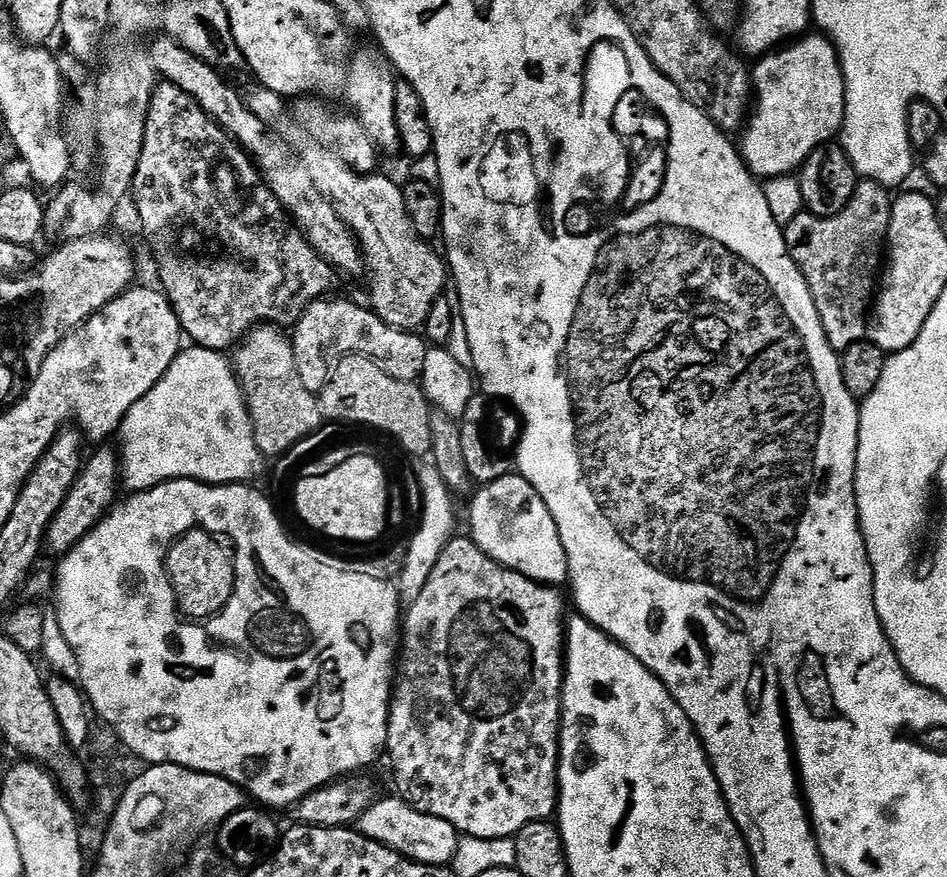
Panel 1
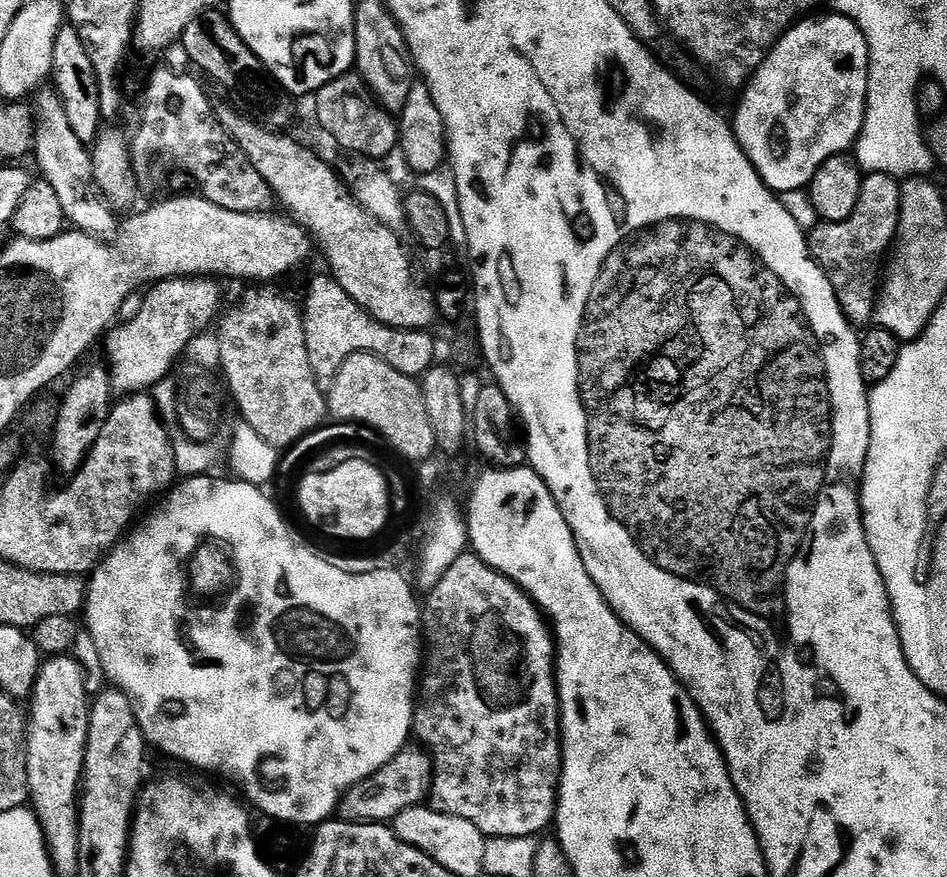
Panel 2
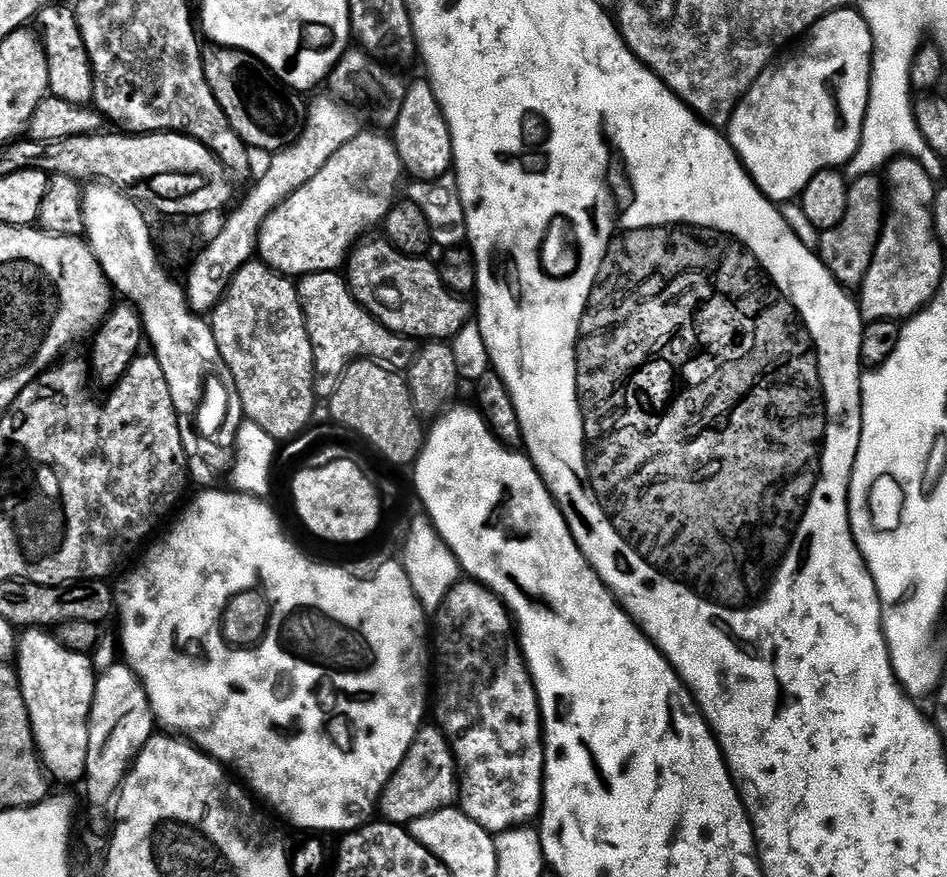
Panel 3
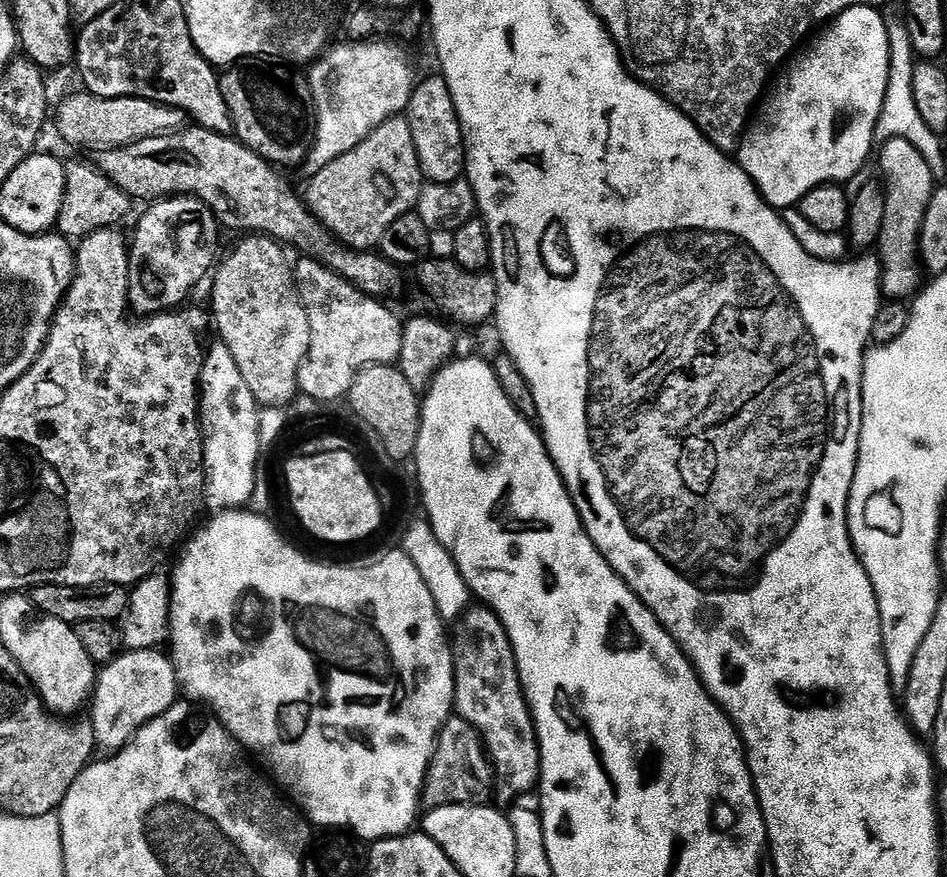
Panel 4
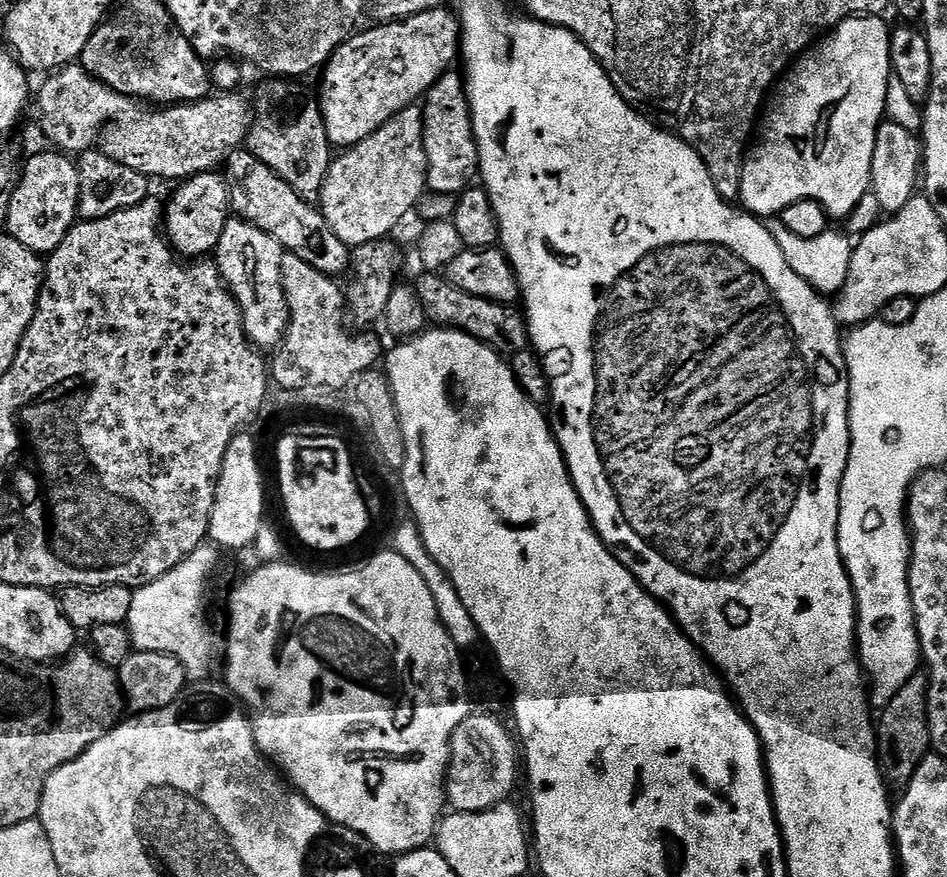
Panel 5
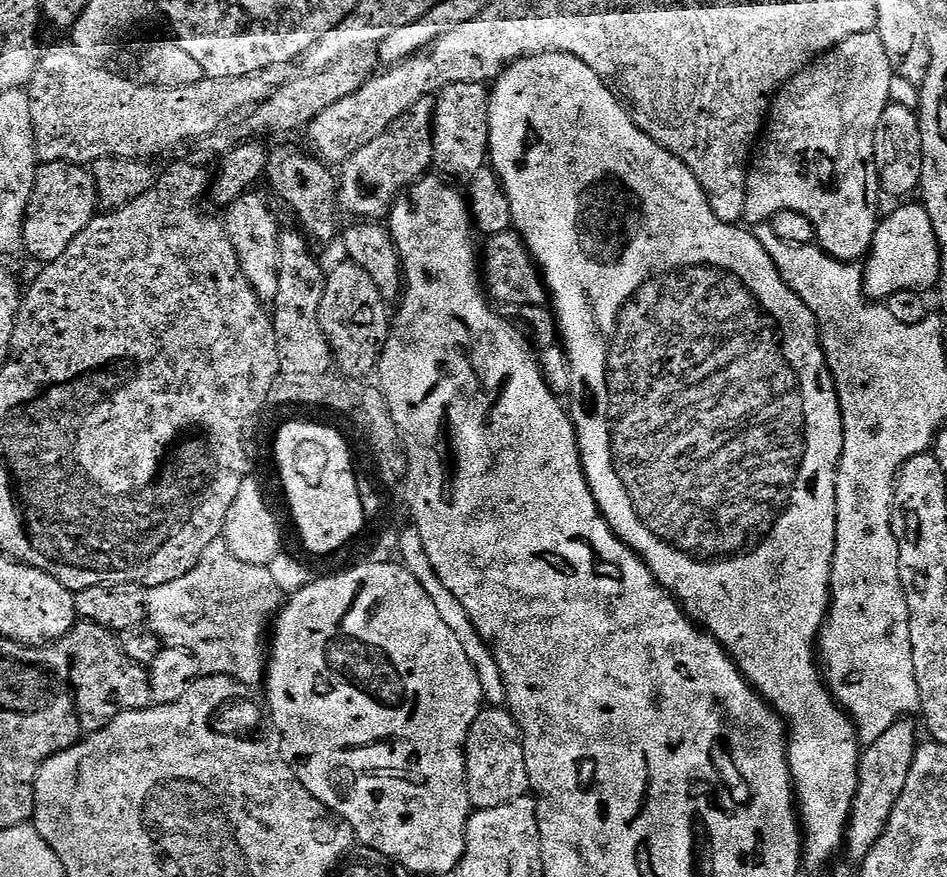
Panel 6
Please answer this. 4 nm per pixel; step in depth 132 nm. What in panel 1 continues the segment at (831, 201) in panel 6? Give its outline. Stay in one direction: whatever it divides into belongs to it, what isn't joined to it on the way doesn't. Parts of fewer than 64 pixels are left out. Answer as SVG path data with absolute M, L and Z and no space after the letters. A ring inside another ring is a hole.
M805 34L791 41L787 46L759 57L759 59L755 61L756 68L754 64L754 67L751 69L754 83L754 111L751 113L750 119L747 121L746 127L742 132L742 137L744 136L742 155L744 163L748 166L748 171L757 177L771 178L776 176L791 176L797 170L803 169L804 163L810 158L810 154L815 148L825 147L829 141L841 135L844 126L844 115L848 109L848 83L845 80L845 65L841 61L841 53L838 51L837 45L833 43L827 35L812 35L813 34Z

